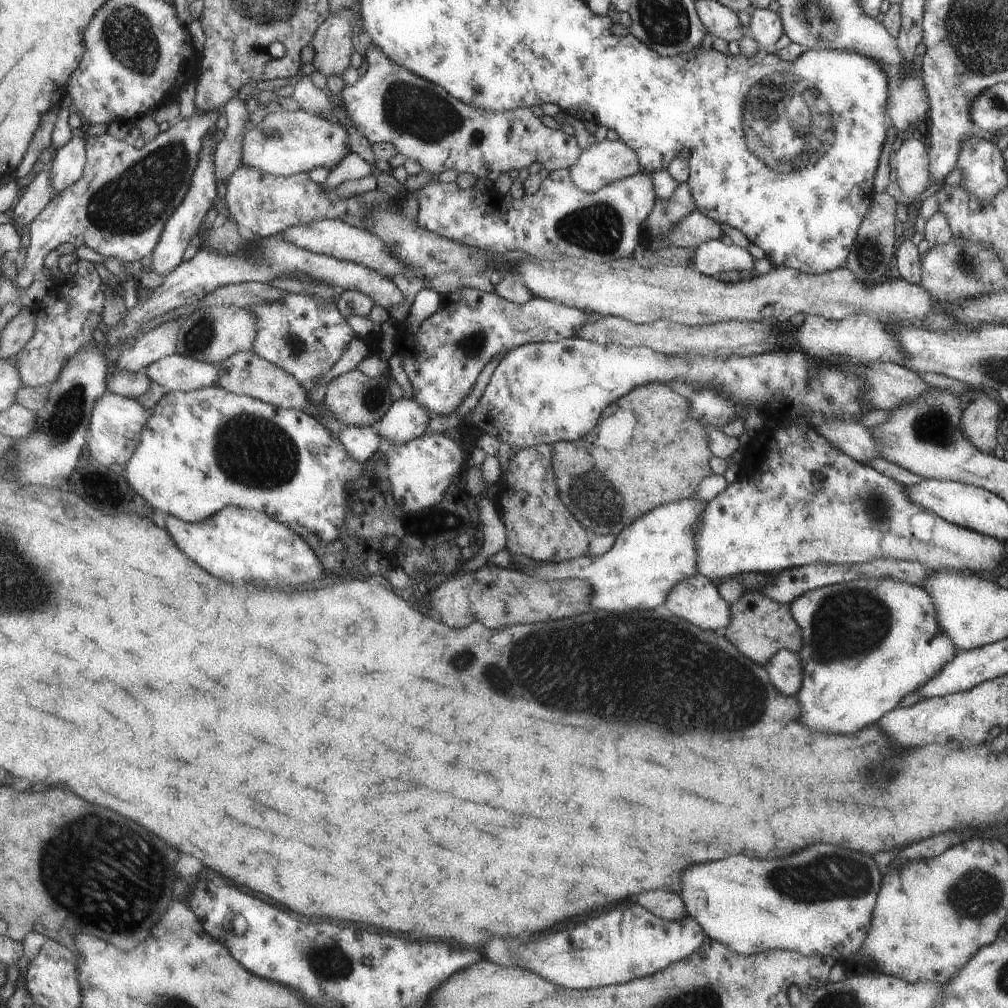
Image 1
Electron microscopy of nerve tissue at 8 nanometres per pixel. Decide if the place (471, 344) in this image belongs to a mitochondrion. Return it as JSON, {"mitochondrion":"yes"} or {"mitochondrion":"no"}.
{"mitochondrion":"yes"}

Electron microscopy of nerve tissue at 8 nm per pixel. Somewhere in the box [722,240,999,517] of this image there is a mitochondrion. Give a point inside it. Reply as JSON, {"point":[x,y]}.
{"point":[934,426]}

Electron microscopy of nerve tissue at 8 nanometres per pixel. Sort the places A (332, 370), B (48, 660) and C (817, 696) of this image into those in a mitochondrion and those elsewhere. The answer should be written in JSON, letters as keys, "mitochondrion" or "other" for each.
{"A":"other","B":"other","C":"other"}

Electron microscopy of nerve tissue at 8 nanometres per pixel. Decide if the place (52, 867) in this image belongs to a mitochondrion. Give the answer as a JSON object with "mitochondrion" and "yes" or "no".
{"mitochondrion":"yes"}

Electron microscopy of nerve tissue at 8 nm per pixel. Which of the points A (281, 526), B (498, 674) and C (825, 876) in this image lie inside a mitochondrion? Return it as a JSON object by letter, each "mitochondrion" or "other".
{"A":"other","B":"mitochondrion","C":"mitochondrion"}

